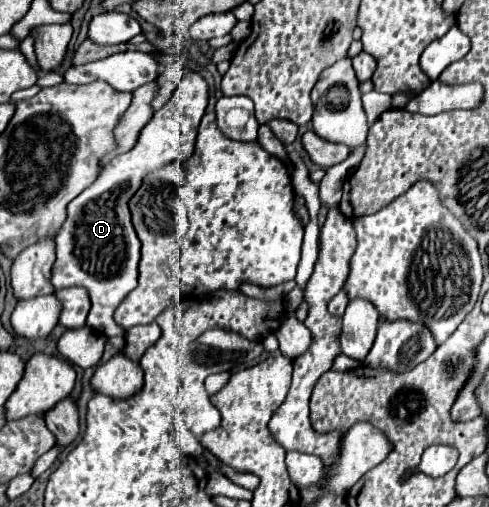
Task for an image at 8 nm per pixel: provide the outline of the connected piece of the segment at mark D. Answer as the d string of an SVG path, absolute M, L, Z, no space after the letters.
M187 72L171 100L159 108L149 124L141 130L137 144L129 152L111 158L101 168L97 180L67 206L67 220L55 240L59 252L53 264L51 282L55 290L71 286L85 288L91 300L87 326L105 336L125 334L125 330L113 322L113 312L121 300L137 286L141 242L131 224L127 202L139 190L143 178L149 172L159 170L175 160L185 162L193 154L197 126L205 108L207 84L197 72Z

